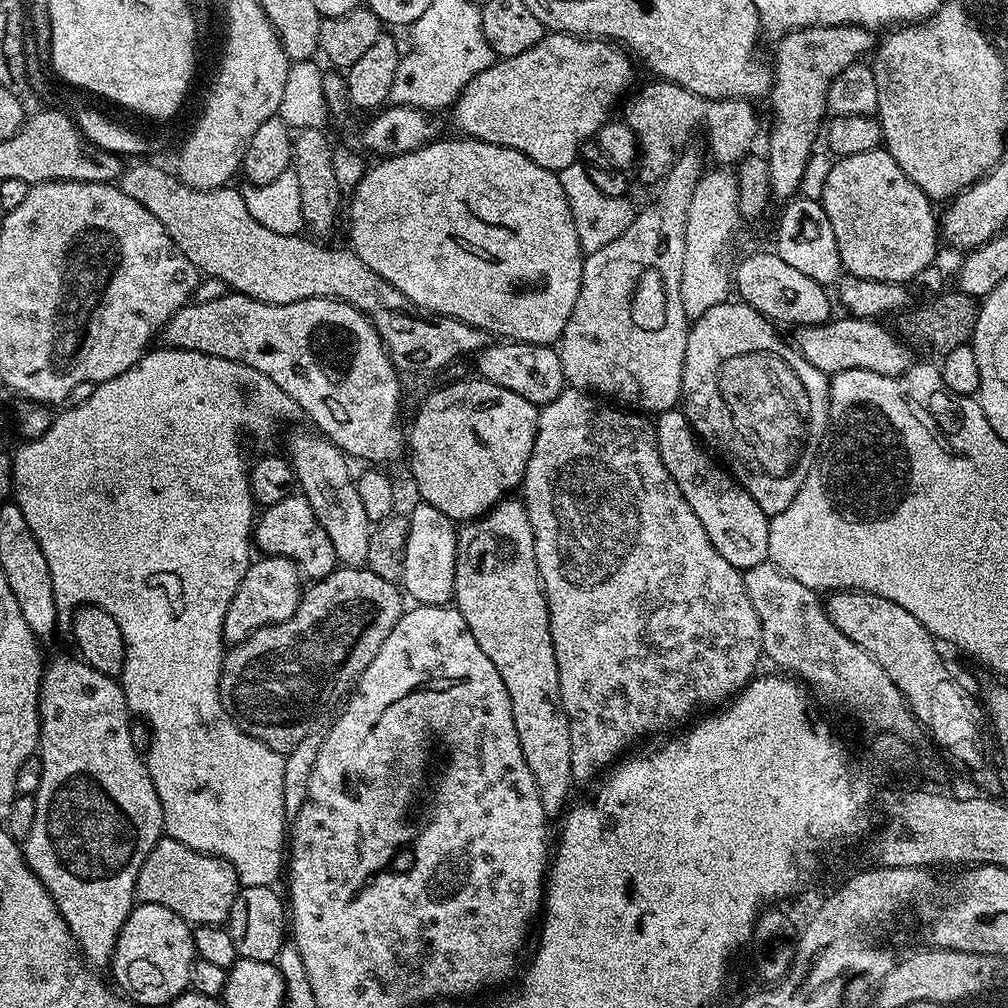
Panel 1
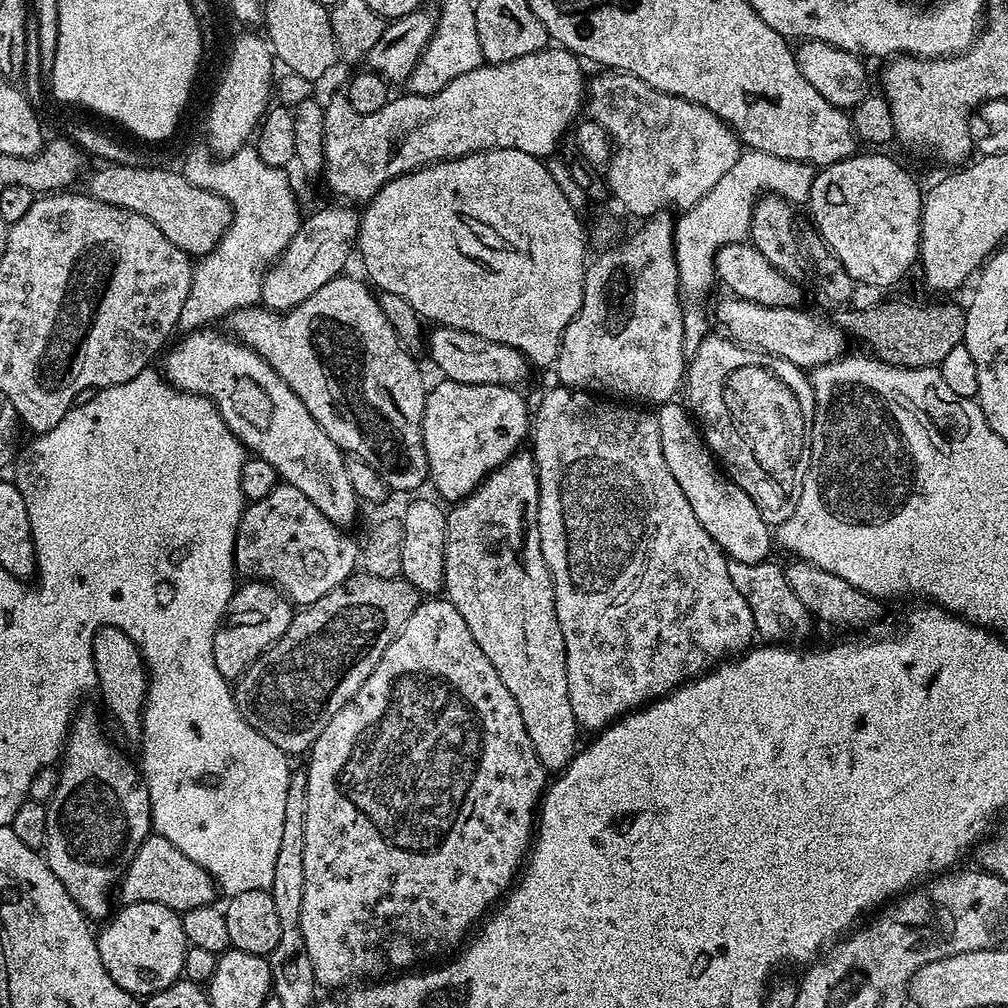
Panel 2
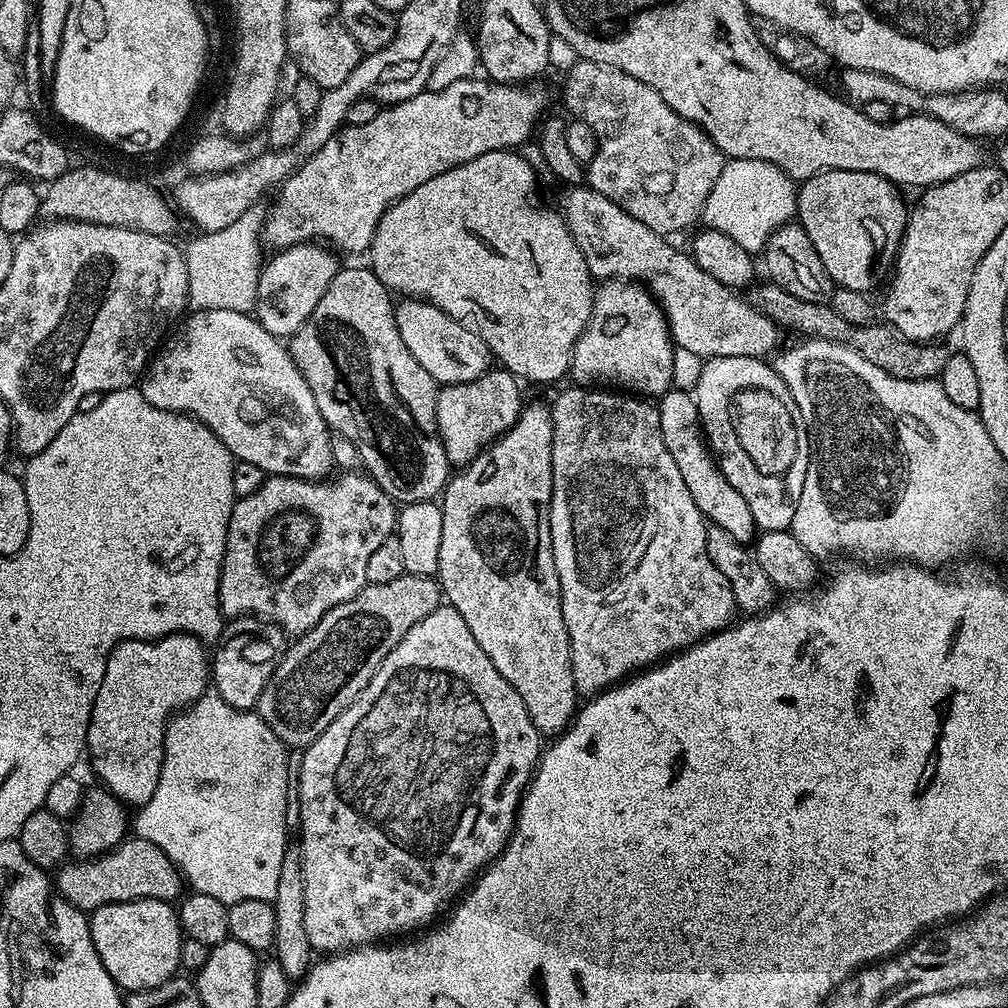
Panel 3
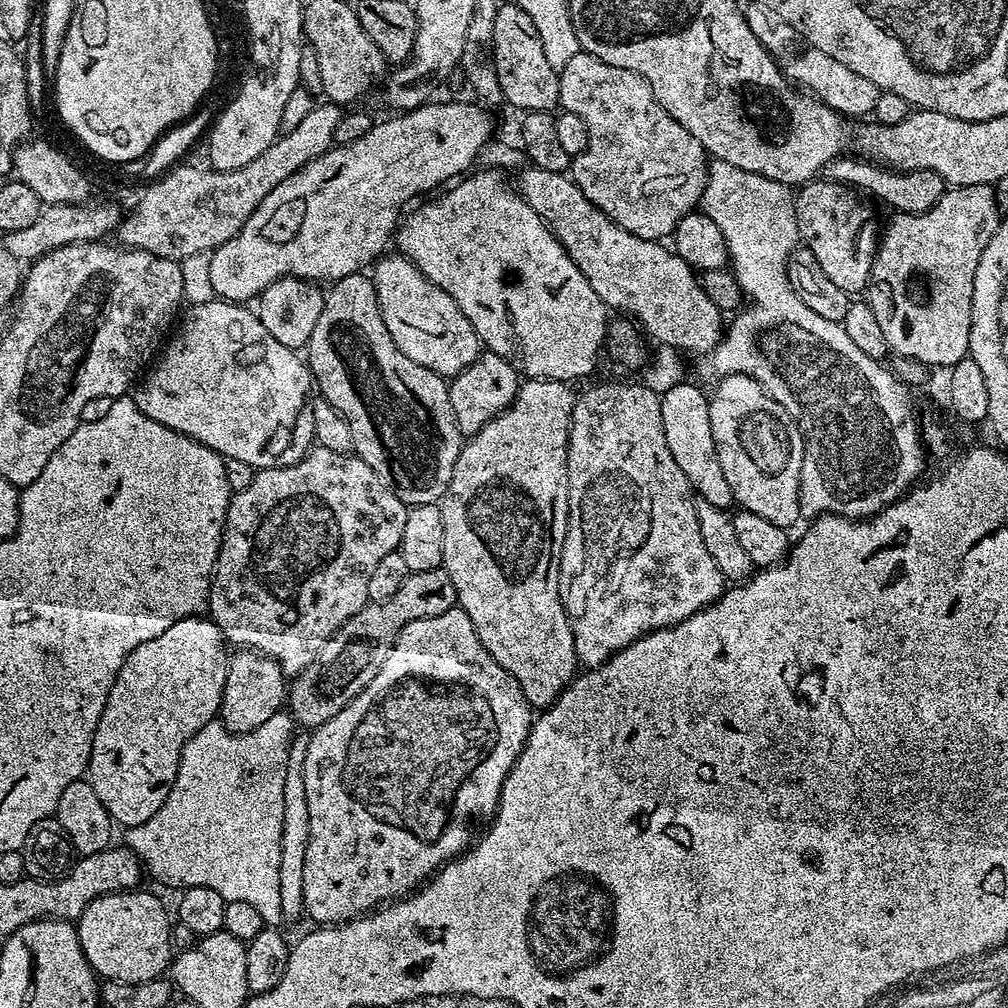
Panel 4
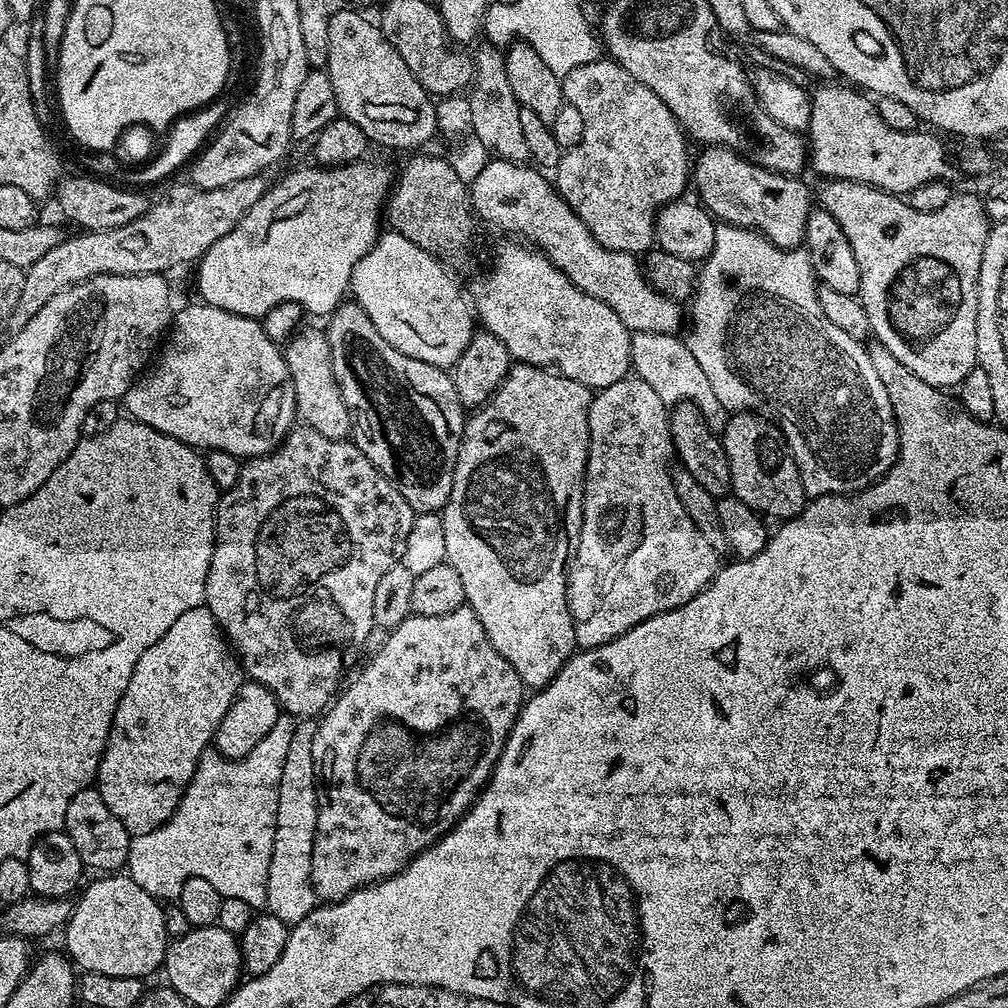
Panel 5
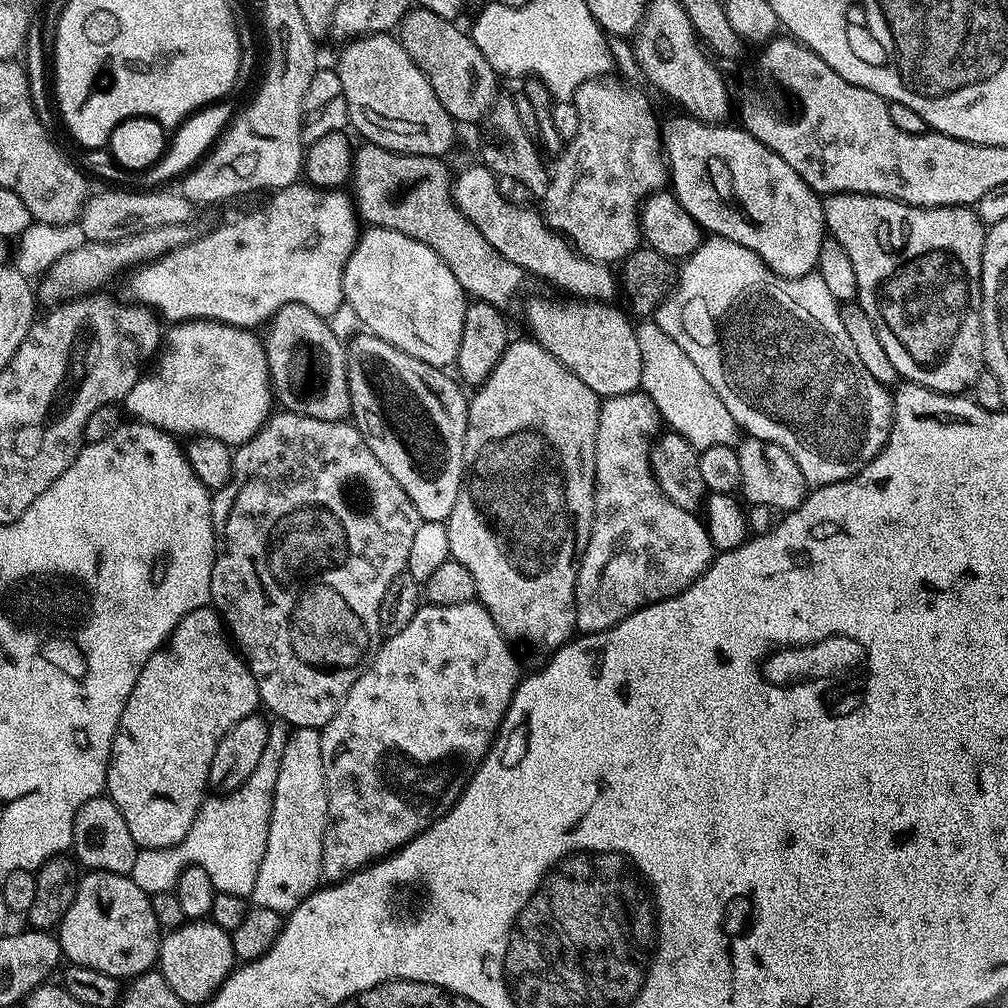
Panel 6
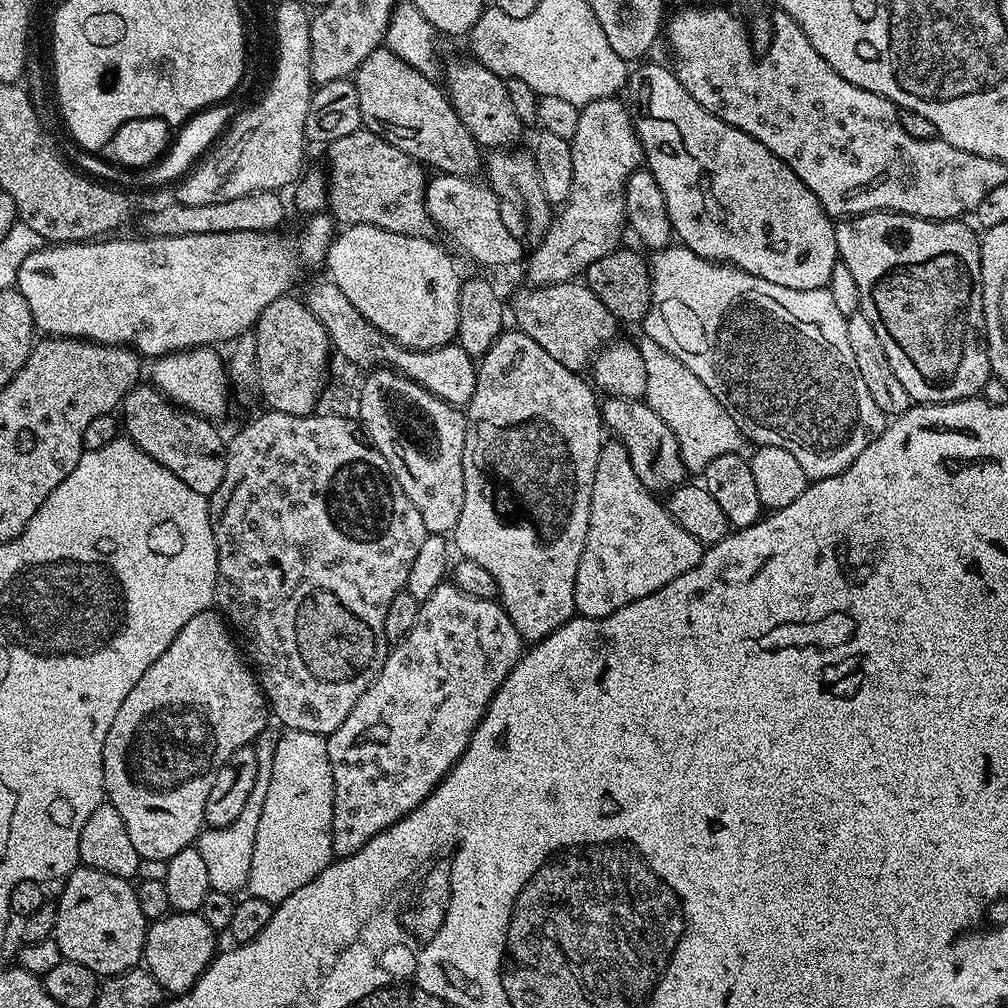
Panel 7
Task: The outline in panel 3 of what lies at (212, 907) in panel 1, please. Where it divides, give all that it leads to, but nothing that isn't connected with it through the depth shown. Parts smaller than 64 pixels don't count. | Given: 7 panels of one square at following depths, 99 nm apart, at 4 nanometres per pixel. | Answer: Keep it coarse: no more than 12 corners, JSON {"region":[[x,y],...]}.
{"region":[[138,835],[65,863],[61,898],[85,914],[181,899],[180,871]]}

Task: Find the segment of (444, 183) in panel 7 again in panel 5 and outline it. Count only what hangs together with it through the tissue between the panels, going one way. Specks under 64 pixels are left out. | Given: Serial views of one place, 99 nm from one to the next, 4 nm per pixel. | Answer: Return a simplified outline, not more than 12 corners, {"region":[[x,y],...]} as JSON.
{"region":[[489,159],[473,213],[541,252],[631,333],[681,305],[610,250],[527,163]]}

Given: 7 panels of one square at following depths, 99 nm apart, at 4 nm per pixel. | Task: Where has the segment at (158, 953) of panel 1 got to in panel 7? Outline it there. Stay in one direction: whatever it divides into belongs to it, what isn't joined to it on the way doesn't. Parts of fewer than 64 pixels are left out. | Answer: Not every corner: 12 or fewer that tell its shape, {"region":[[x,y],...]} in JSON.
{"region":[[78,866],[55,901],[61,957],[97,977],[141,963],[131,883]]}

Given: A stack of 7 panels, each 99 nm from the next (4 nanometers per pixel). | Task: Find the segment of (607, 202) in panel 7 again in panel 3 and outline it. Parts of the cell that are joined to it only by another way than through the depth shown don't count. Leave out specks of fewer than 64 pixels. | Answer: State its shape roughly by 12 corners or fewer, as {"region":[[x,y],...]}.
{"region":[[577,59],[587,187],[661,234],[699,221],[726,163],[646,82]]}

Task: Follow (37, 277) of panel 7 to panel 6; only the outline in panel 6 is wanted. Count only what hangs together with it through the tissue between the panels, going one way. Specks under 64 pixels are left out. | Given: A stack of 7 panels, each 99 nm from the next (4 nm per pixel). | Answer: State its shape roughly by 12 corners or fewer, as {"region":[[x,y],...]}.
{"region":[[297,182],[131,273],[165,321],[325,318],[362,231]]}

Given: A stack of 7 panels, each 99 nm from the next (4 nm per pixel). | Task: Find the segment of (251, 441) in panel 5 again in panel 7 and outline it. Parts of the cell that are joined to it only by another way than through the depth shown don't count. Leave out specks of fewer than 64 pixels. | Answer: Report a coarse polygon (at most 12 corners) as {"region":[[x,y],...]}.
{"region":[[215,347],[151,361],[150,383],[189,412],[220,422],[228,370]]}

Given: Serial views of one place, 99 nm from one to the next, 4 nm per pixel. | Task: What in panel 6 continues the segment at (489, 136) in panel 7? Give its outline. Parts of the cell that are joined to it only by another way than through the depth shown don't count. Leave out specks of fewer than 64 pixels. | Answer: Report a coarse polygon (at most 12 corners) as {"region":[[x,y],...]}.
{"region":[[416,6],[398,39],[461,125],[496,105],[498,74],[459,23]]}

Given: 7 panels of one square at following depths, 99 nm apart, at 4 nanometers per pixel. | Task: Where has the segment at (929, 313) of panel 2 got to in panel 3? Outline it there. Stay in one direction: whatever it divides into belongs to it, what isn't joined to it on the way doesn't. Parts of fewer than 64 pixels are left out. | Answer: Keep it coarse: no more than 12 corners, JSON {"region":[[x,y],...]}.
{"region":[[771,281],[745,300],[783,329],[844,344],[899,380],[934,380],[950,352]]}

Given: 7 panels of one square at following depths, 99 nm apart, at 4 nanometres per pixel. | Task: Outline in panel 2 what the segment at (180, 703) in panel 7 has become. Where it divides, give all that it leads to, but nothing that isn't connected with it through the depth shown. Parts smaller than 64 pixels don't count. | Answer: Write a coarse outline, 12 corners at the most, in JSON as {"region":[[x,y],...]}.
{"region":[[107,624],[92,639],[98,693],[141,735],[149,676],[136,643]]}

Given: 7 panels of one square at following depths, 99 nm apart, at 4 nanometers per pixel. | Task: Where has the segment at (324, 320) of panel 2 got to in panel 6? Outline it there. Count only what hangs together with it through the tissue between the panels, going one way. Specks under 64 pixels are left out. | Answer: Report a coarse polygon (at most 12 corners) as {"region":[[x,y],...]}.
{"region":[[367,330],[351,419],[421,521],[464,481],[469,397]]}

